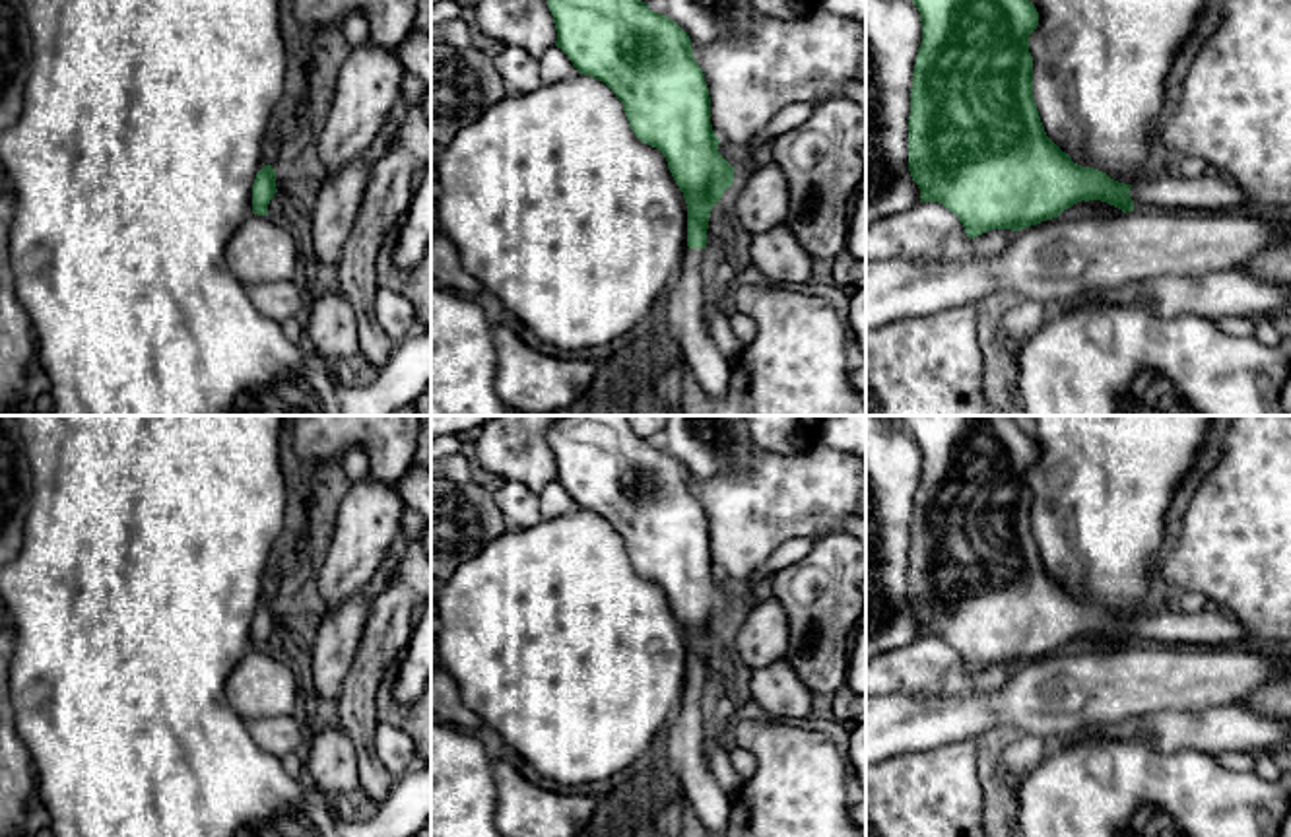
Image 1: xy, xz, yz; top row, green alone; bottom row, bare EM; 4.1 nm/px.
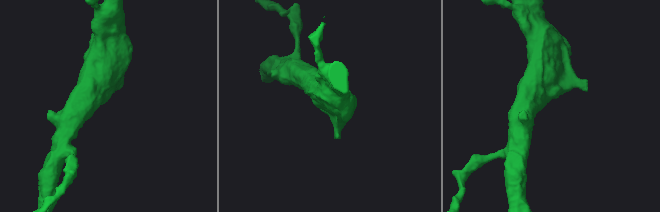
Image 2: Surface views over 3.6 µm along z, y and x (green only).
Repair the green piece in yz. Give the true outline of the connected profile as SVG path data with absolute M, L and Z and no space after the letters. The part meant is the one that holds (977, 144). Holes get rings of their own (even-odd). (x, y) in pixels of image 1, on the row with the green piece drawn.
M912 0L920 12L922 43L916 54L910 117L909 171L920 202L940 202L975 239L992 229L1021 231L1058 218L1085 200L1118 210L1239 212L1256 210L1254 200L1229 175L1140 177L1132 184L1081 167L1044 132L1033 99L1029 35L1039 12L1029 0Z

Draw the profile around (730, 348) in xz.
M718 309L711 315L711 334L730 363L742 355L744 344L732 336L728 315L720 313Z

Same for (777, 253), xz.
M786 223L744 237L744 249L747 262L761 270L769 284L790 287L811 280L815 260Z

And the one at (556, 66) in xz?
M551 47L540 58L540 80L544 85L553 85L557 82L565 82L577 76L579 76L579 70L573 66L569 56L557 47Z

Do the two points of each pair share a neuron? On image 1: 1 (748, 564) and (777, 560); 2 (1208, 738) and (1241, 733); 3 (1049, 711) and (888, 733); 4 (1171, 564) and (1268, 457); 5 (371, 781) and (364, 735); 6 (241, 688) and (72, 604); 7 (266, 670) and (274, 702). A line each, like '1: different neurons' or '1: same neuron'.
1: different neurons
2: same neuron
3: same neuron
4: same neuron
5: same neuron
6: different neurons
7: same neuron

